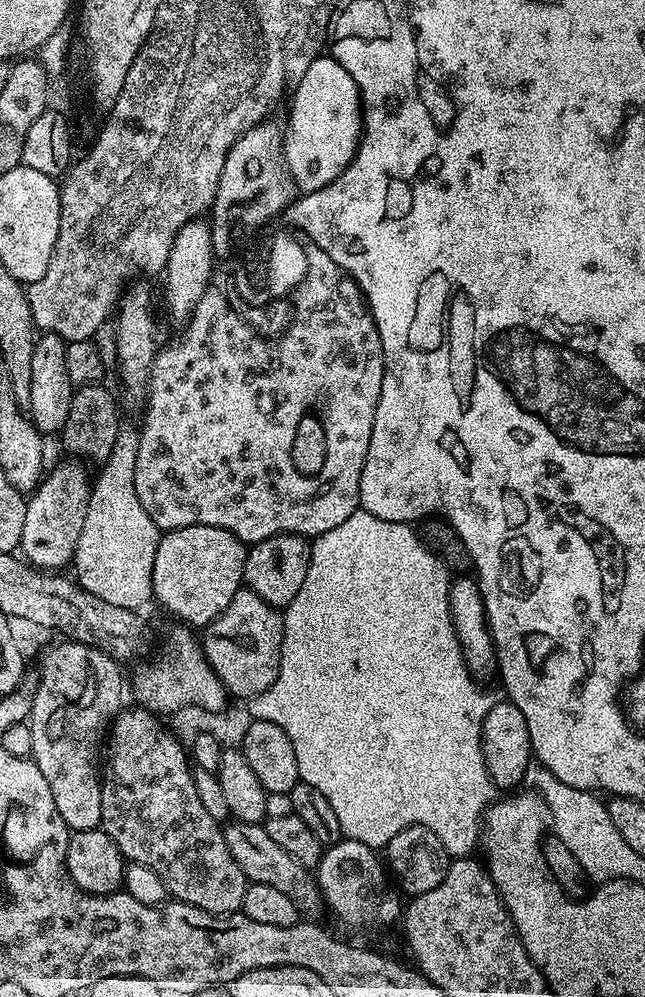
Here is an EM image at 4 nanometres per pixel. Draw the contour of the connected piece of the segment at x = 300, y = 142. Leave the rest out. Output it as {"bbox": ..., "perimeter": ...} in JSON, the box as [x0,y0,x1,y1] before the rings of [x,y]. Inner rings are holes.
{"bbox":[284,54,364,193],"perimeter":[[[321,54],[316,57],[314,62],[310,62],[310,70],[306,70],[306,74],[302,74],[300,81],[291,89],[290,100],[291,96],[292,109],[288,112],[288,124],[286,123],[284,133],[284,162],[288,165],[288,172],[292,175],[292,181],[296,183],[297,189],[301,193],[313,192],[334,182],[334,178],[338,178],[338,174],[342,174],[342,170],[346,170],[346,166],[350,166],[350,162],[358,150],[360,137],[364,131],[364,110],[360,102],[360,87],[356,85],[354,78],[350,78],[350,74],[346,74],[346,66],[339,64],[330,54]]]}

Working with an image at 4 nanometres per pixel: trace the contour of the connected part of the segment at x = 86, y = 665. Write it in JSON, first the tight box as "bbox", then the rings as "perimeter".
{"bbox":[28,640,123,832],"perimeter":[[[62,640],[62,643],[50,647],[40,664],[35,700],[28,719],[34,743],[31,757],[49,783],[58,812],[71,831],[81,832],[100,825],[102,778],[98,748],[100,746],[101,749],[107,730],[123,705],[120,668],[121,665],[105,652],[69,640]]]}

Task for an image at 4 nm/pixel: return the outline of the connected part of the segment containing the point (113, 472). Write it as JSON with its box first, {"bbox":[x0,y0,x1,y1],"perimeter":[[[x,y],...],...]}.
{"bbox":[72,425,162,611],"perimeter":[[[121,425],[119,434],[114,440],[114,447],[110,450],[108,459],[102,462],[103,468],[98,476],[93,479],[91,497],[88,500],[85,525],[82,526],[81,537],[75,547],[72,570],[75,570],[76,582],[98,598],[113,603],[123,609],[139,611],[142,606],[153,599],[153,568],[157,554],[158,542],[162,532],[153,521],[142,504],[138,501],[138,494],[134,487],[134,464],[137,461],[139,431],[132,425]]]}

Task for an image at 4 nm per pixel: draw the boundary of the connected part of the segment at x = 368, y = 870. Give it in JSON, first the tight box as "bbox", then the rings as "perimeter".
{"bbox":[314,838,401,928],"perimeter":[[[341,838],[336,844],[325,847],[324,857],[314,870],[323,903],[348,928],[384,928],[401,919],[401,893],[394,887],[381,857],[376,856],[379,856],[377,849]]]}

